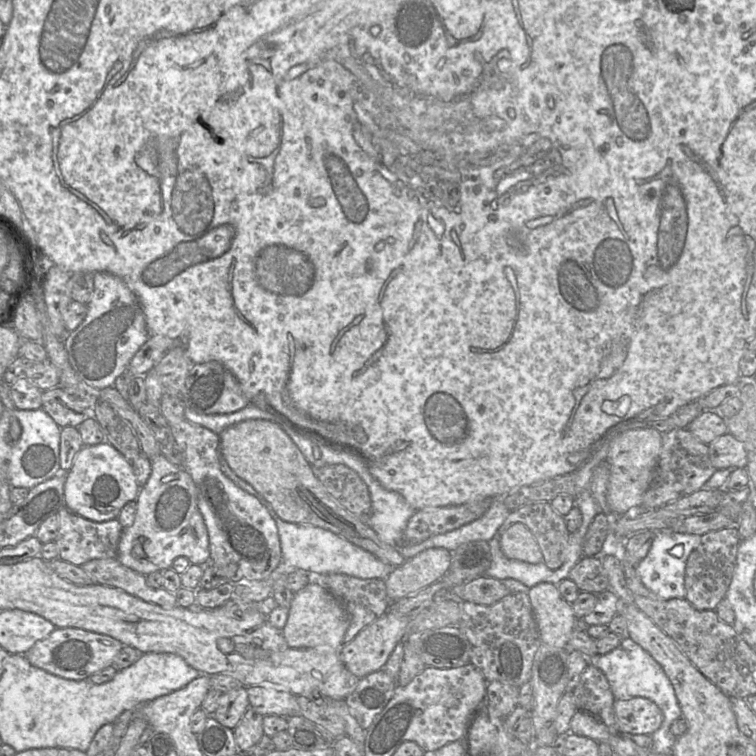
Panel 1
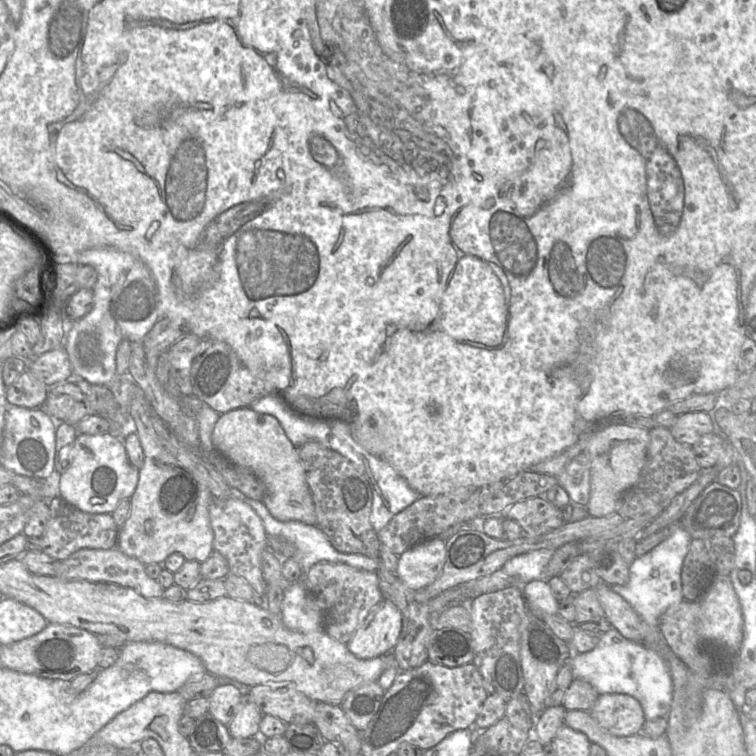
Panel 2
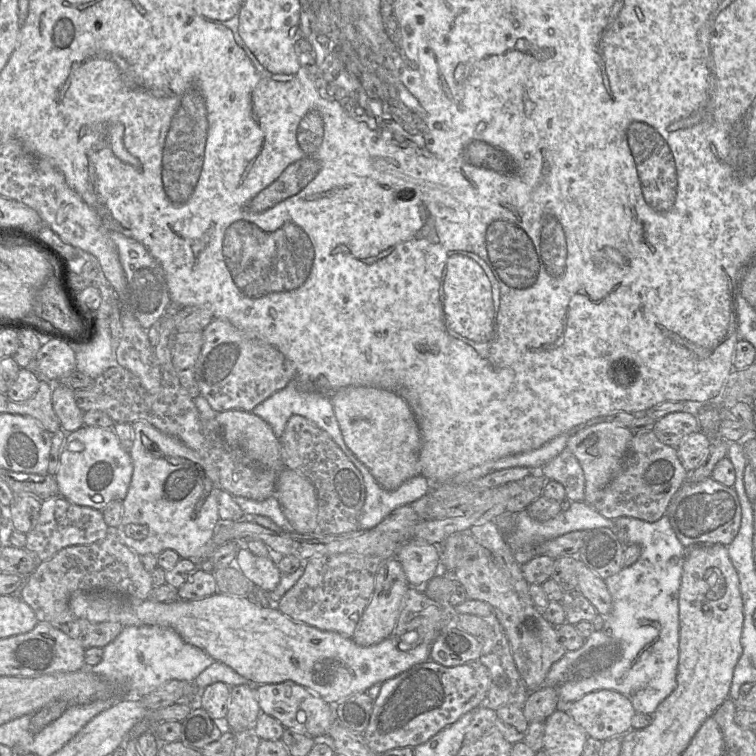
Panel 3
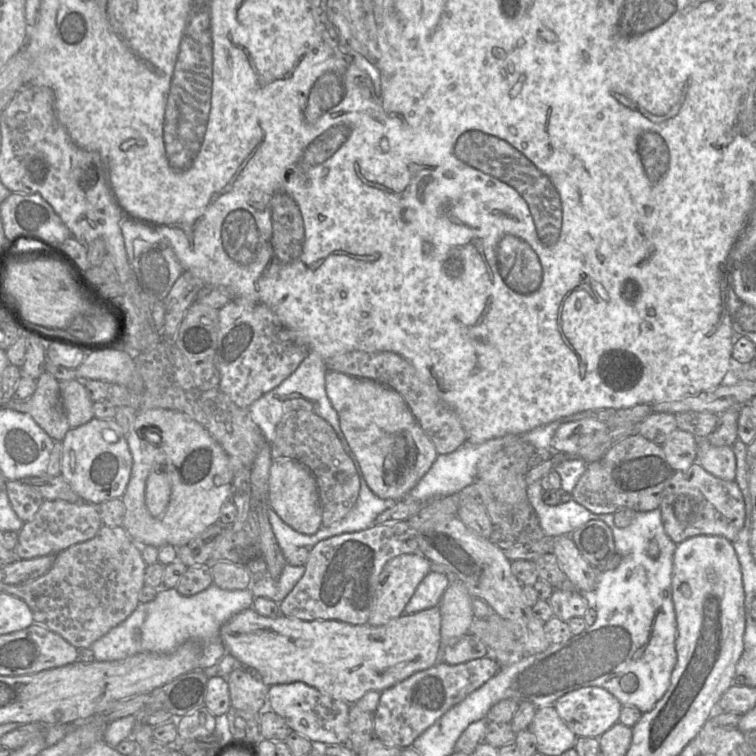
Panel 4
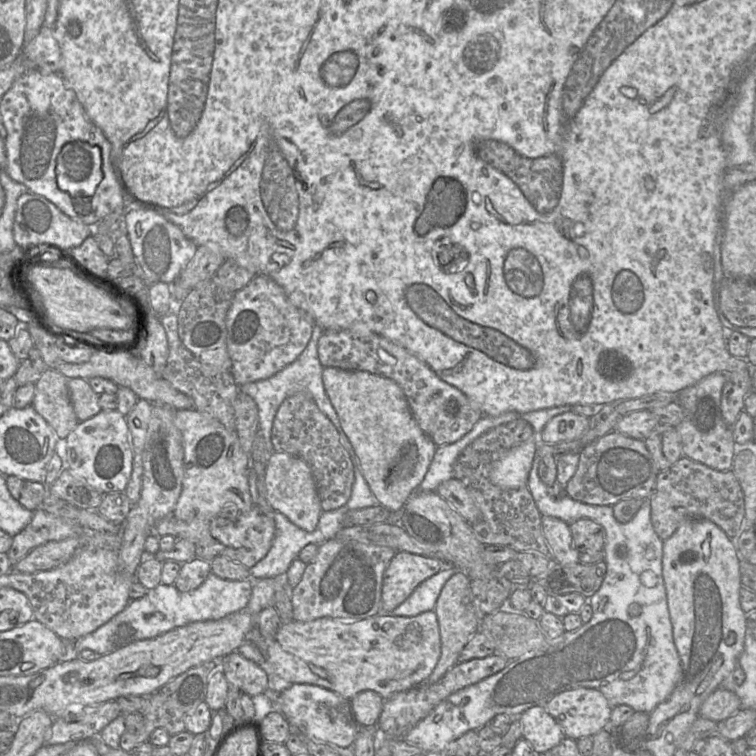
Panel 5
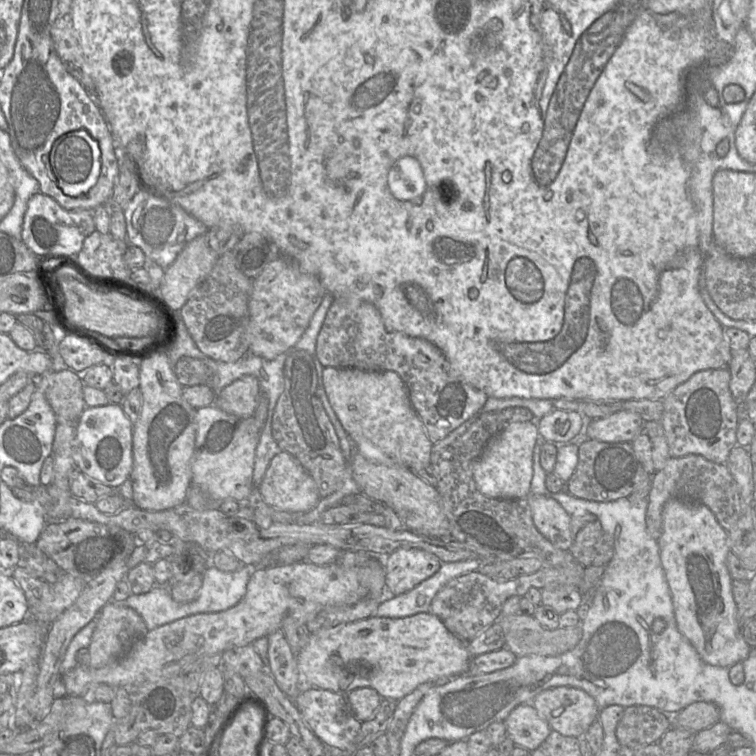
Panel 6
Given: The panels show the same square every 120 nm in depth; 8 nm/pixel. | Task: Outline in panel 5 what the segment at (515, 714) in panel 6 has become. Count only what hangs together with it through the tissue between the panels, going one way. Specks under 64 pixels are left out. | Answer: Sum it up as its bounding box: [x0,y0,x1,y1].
[519,706,566,755]

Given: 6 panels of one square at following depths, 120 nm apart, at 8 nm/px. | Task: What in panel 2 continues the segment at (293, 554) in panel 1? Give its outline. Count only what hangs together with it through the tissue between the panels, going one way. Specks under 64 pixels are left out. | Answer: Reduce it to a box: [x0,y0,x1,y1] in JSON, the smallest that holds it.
[232,496,377,576]

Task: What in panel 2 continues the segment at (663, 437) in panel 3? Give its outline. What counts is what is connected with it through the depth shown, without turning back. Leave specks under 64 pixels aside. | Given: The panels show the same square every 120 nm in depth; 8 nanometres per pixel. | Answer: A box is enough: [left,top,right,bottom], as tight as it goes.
[669,412,714,446]

